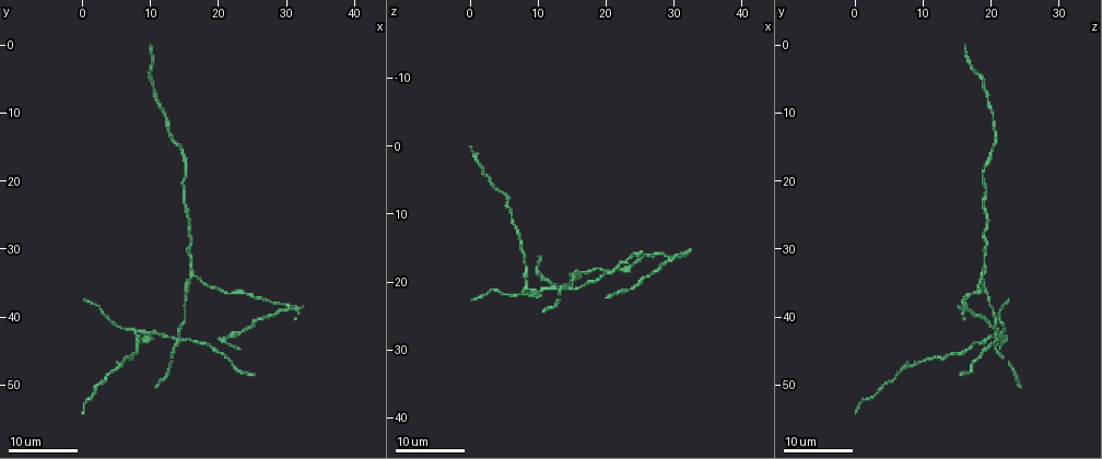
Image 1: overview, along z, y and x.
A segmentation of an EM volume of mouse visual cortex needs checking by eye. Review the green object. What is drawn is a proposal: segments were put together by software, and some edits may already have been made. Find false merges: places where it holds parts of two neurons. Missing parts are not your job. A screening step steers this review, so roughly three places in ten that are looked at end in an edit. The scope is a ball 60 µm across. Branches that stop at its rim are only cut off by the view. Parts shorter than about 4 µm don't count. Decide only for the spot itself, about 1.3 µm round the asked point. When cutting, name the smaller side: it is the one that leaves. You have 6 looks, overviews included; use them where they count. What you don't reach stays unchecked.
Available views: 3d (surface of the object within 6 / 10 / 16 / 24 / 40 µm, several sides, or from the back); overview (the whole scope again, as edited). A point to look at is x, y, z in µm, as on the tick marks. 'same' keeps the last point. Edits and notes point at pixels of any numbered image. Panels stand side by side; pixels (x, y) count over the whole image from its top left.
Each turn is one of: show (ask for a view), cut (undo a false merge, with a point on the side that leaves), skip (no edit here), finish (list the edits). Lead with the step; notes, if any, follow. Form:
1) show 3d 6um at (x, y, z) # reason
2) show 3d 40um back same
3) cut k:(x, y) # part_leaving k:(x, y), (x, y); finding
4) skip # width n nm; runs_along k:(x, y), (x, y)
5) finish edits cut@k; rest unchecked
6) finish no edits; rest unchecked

show 3d 16um at (15.5, 18.5, 19.0) # thick turns thin

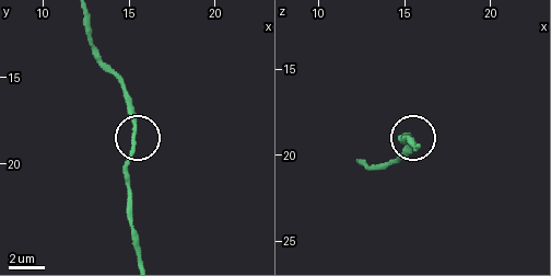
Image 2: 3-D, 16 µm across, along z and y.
show 3d 6um same

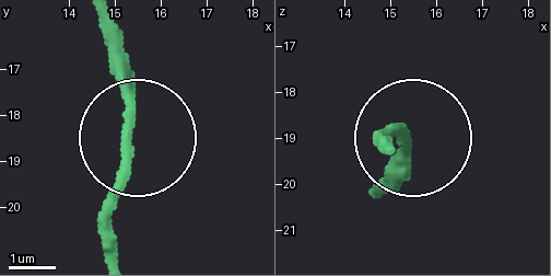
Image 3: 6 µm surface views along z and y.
show 3d 6um back at (15.35, 18.20, 19.05) # from behind

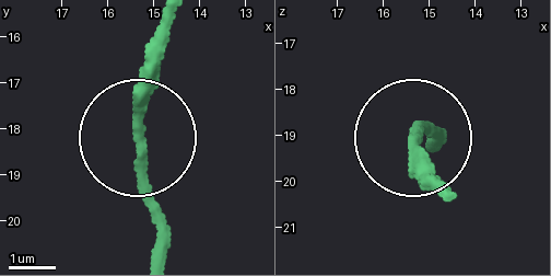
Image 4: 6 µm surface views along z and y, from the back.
skip # width 220 nm; continuous, no second neuron

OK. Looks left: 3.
show 3d 24um at (24.5, 36.5, 17.5) # narrows sharply

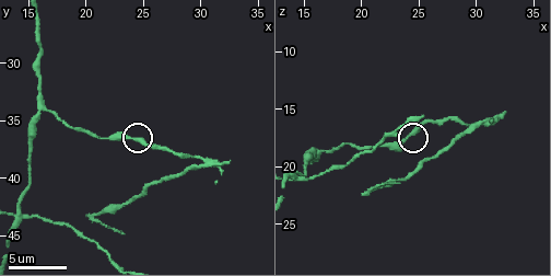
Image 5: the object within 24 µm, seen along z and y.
show 3d 10um at (24.0, 36.4, 17.4)

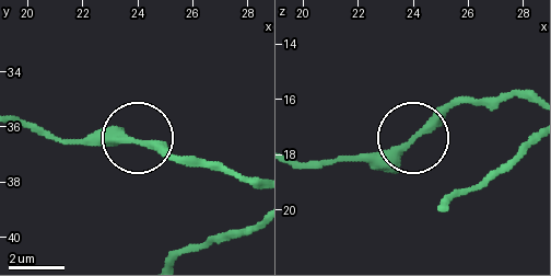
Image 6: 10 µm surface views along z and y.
cut 6:(170, 152) # part_leaving 6:(141, 144), (251, 179); a second neuron is stuck on

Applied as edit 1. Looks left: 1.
show 3d 6um at (14.4, 43.2, 20.8) # looks like a crossing

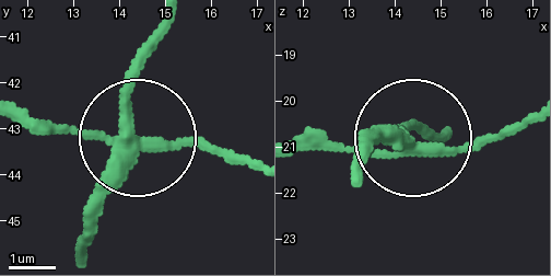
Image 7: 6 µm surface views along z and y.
cut 7:(61, 126) # part_leaving 7:(130, 140), (28, 125); two neurons meet here

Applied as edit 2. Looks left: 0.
finish edits cut@6, cut@7; rest unchecked

